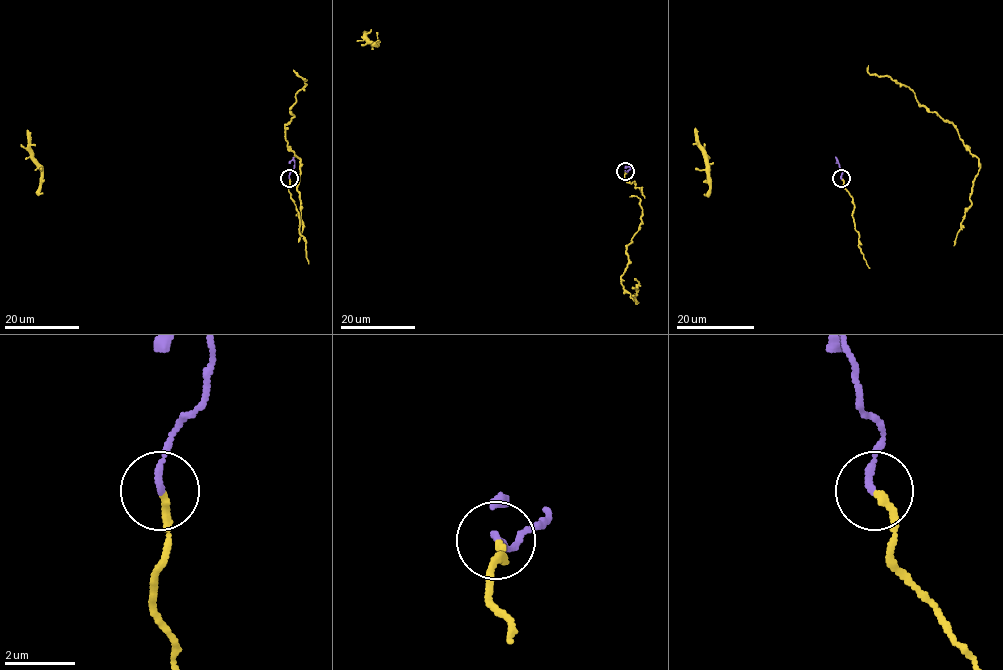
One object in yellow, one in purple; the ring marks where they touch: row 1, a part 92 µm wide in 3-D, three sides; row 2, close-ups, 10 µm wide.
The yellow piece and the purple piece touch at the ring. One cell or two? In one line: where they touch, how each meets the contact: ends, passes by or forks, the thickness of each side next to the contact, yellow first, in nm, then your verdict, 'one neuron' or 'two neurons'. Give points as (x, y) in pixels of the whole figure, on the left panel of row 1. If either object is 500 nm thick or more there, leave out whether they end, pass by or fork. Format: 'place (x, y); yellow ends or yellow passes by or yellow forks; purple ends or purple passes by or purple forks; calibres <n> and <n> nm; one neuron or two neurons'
place (289, 178); yellow ends; purple ends; calibres 200 and 190 nm; one neuron

